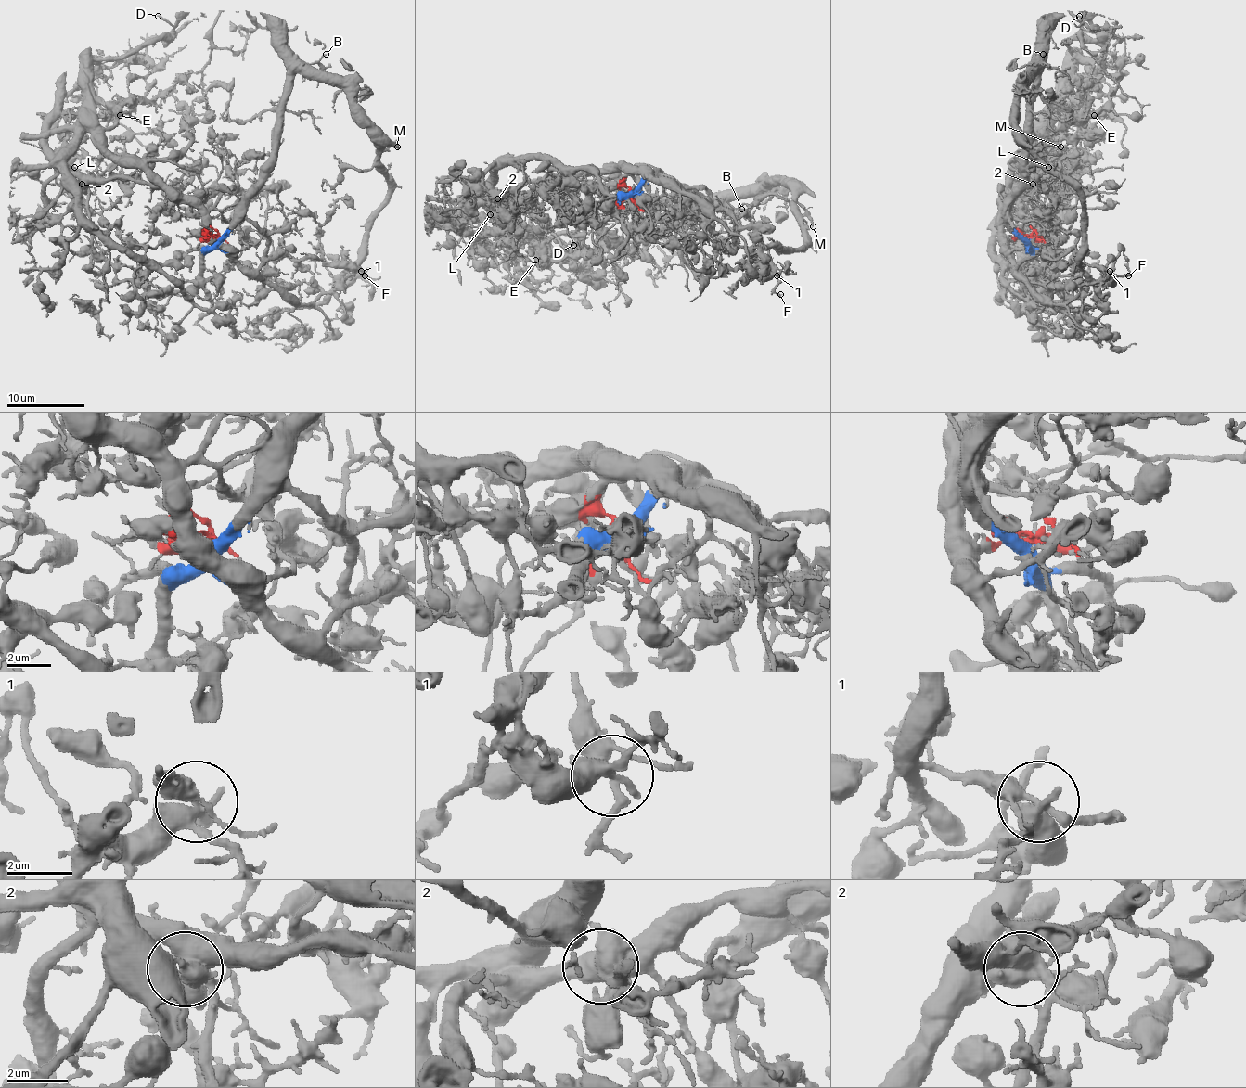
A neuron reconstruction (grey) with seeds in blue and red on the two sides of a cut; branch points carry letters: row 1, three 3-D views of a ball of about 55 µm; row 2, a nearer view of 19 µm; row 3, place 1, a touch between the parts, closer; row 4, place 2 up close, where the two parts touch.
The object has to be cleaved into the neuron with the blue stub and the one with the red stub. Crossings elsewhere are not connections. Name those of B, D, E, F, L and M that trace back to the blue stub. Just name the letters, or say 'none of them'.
B, F, M

